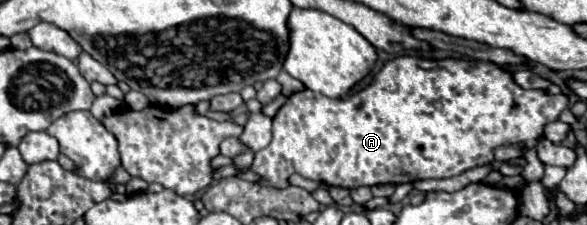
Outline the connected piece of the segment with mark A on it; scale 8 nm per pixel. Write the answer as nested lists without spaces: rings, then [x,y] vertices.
[[[402,55],[402,57],[396,57],[392,61],[388,61],[372,79],[372,83],[346,97],[346,99],[330,99],[326,95],[320,95],[316,91],[310,91],[310,89],[302,89],[302,91],[296,91],[288,97],[288,101],[278,109],[278,113],[274,115],[272,119],[272,141],[266,149],[258,151],[254,155],[254,161],[250,165],[250,171],[254,171],[260,179],[256,181],[258,185],[264,185],[264,187],[278,187],[278,189],[284,189],[284,187],[290,187],[290,175],[292,173],[300,173],[302,177],[306,179],[312,179],[312,181],[322,181],[324,185],[328,187],[344,187],[344,189],[356,189],[356,187],[362,187],[362,185],[386,185],[386,183],[392,183],[392,185],[400,185],[400,183],[408,183],[408,181],[416,181],[416,179],[448,179],[448,177],[454,177],[454,175],[460,175],[468,169],[474,169],[474,167],[482,167],[482,165],[492,165],[494,163],[494,151],[496,147],[502,147],[502,145],[518,145],[518,147],[524,147],[524,149],[534,149],[540,139],[544,137],[544,127],[552,121],[558,121],[560,119],[560,113],[564,109],[568,109],[570,101],[564,93],[560,95],[548,95],[546,91],[542,89],[522,89],[512,73],[492,61],[466,61],[466,59],[422,59],[422,57],[416,57],[416,55]]]

